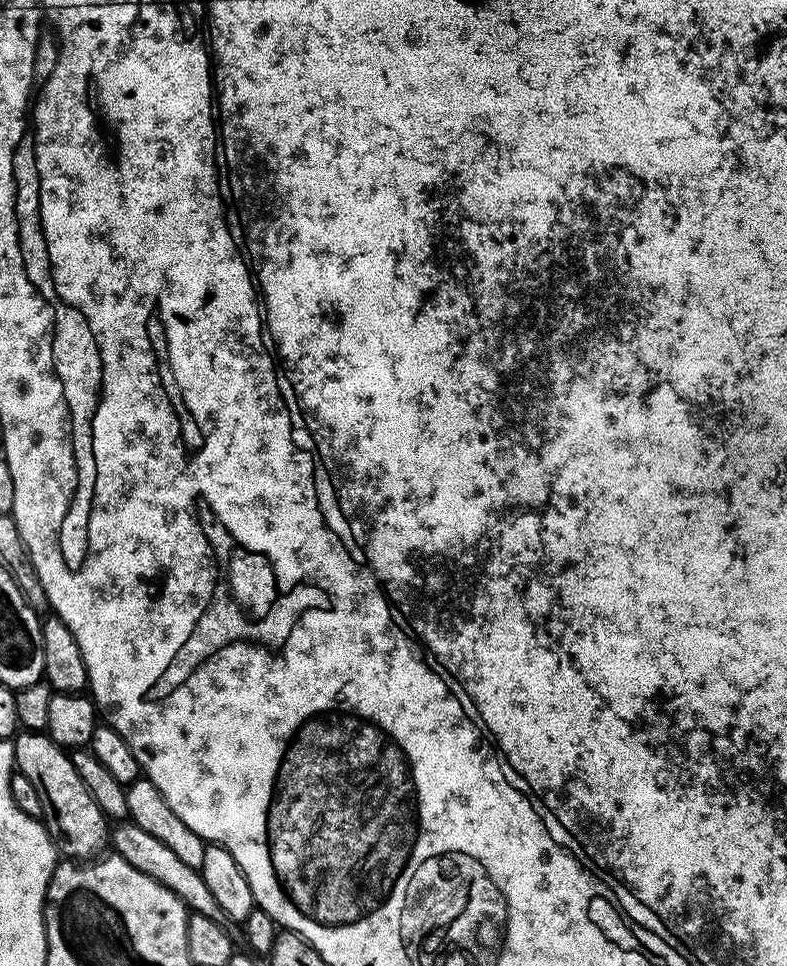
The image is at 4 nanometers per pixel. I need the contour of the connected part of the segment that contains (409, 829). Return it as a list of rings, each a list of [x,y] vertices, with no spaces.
[[[328,704],[328,708],[316,708],[316,712],[308,712],[308,716],[300,716],[300,724],[284,736],[284,748],[280,748],[280,760],[276,760],[276,768],[272,768],[272,784],[268,784],[268,804],[264,804],[264,852],[256,852],[256,856],[268,856],[268,868],[272,868],[272,880],[276,880],[276,888],[280,888],[280,896],[304,916],[304,920],[312,920],[312,924],[320,924],[320,928],[356,928],[356,924],[364,924],[364,920],[372,920],[376,912],[384,912],[388,908],[388,900],[396,896],[396,884],[404,888],[404,892],[424,892],[420,884],[416,884],[416,848],[420,848],[420,836],[424,836],[424,800],[420,800],[420,780],[416,780],[416,760],[412,760],[412,752],[400,744],[400,736],[392,732],[392,728],[384,728],[376,716],[364,716],[360,708],[344,708],[344,704]]]

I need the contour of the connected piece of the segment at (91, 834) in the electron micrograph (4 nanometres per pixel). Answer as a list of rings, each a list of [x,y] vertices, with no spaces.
[[[21,731],[14,743],[15,767],[19,775],[21,772],[28,779],[29,786],[36,791],[36,800],[40,803],[39,815],[53,844],[63,855],[64,852],[68,855],[65,857],[76,862],[88,862],[99,857],[109,843],[110,824],[104,811],[93,802],[82,778],[78,778],[78,770],[74,770],[71,755],[44,732]]]

